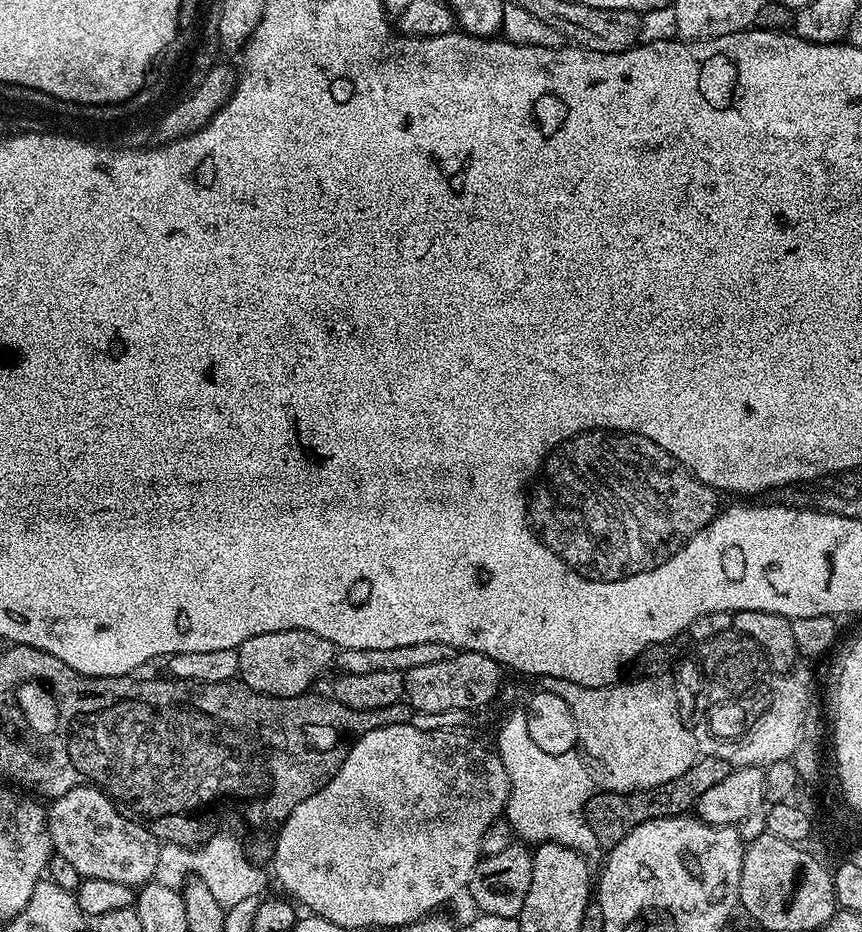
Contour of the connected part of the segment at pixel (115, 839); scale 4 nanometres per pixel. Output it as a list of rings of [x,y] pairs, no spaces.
[[[77,786],[55,797],[51,804],[47,809],[48,833],[55,855],[68,859],[81,878],[103,878],[135,889],[155,877],[161,841],[155,840],[139,819],[121,811],[99,788]]]

